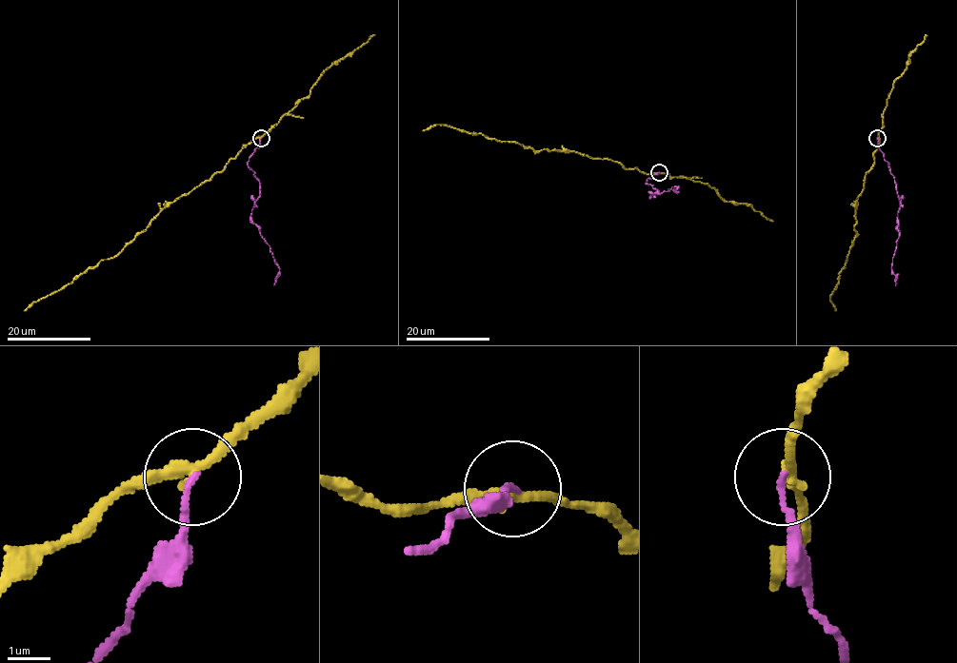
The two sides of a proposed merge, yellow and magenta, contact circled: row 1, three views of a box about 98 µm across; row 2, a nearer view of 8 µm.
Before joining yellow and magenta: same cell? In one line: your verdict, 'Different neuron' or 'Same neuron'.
Different neuron

